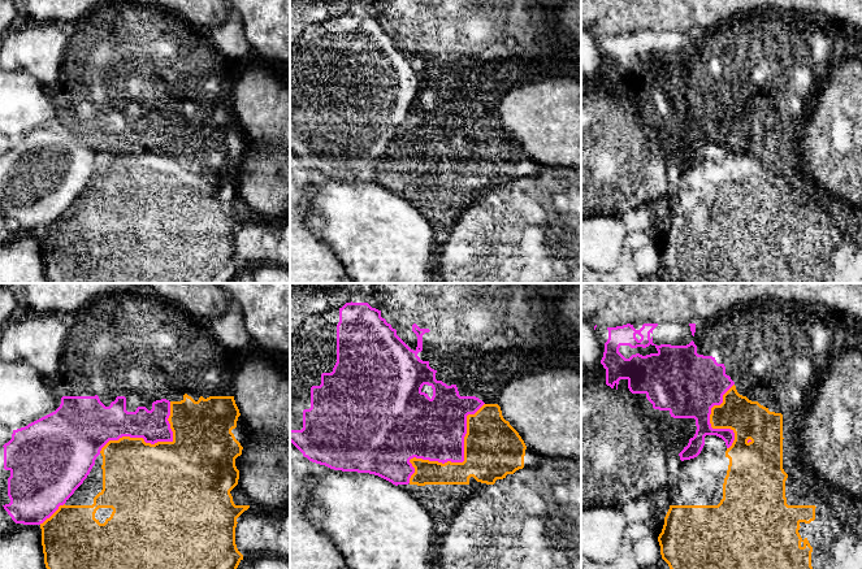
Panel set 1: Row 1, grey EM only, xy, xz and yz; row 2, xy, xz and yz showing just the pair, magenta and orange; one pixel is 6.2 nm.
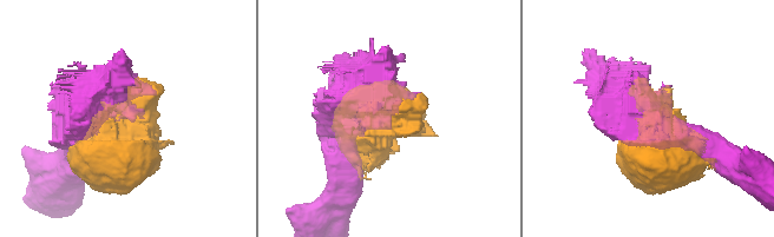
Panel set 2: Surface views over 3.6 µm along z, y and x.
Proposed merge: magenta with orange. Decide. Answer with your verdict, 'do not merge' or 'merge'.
do not merge

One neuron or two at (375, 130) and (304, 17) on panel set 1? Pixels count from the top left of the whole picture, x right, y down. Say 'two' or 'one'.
two

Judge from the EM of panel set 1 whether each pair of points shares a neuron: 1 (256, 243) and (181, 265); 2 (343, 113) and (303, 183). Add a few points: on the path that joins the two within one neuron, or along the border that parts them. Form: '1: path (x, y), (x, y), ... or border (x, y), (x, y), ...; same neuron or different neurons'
1: border (237, 231), (235, 256), (243, 265); different neurons
2: border (310, 169), (312, 172); different neurons

